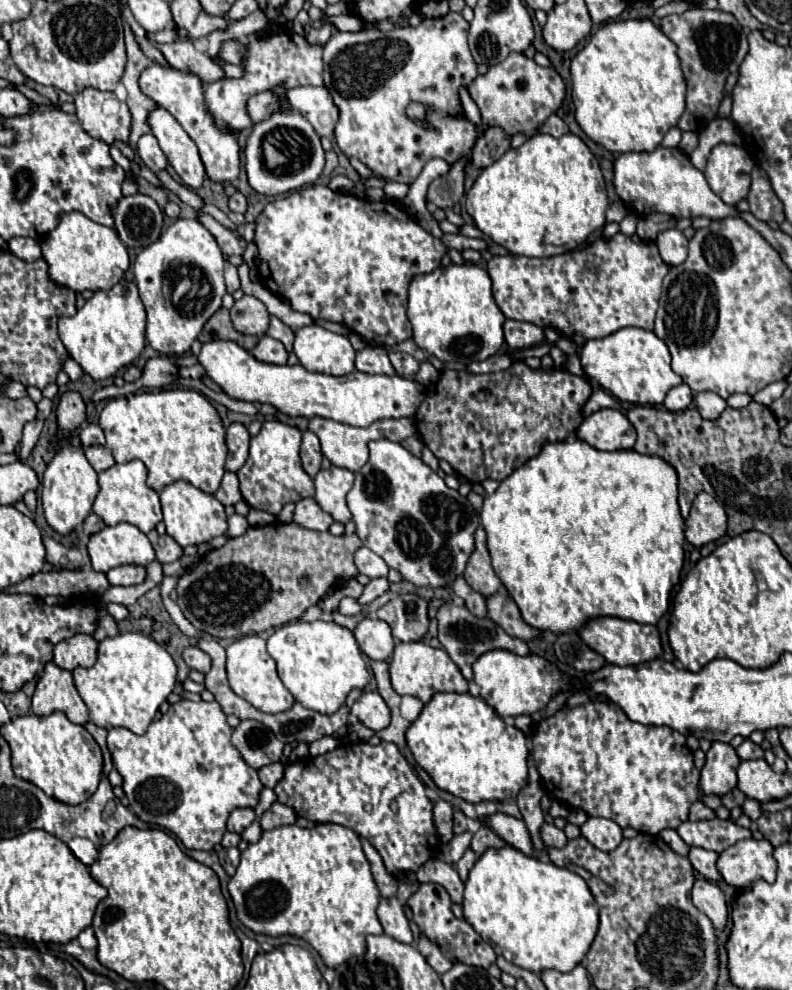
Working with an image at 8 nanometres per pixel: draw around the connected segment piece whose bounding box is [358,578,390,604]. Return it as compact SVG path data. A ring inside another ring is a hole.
M374 578L374 580L370 580L370 584L366 584L364 594L358 598L358 602L360 604L368 604L368 602L376 600L380 594L384 594L388 588L390 588L388 578Z

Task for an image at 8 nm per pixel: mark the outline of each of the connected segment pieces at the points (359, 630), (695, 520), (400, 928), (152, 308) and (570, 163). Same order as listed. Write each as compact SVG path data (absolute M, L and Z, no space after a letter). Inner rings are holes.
M376 616L362 618L354 630L354 638L360 650L372 660L388 660L392 656L394 636L390 632L390 624Z
M700 492L690 508L690 514L686 520L686 540L700 548L708 542L720 540L726 534L728 528L728 518L726 512L722 508L722 504L718 504L718 500L714 500L710 494Z
M402 882L394 898L384 898L378 904L378 920L384 928L384 934L404 944L412 944L414 938L412 938L412 930L408 926L402 906L416 892L416 888L418 888L418 882Z
M178 218L174 224L170 224L162 236L146 246L134 262L134 282L140 290L142 304L146 308L146 340L150 346L168 356L182 356L190 350L192 342L202 332L202 326L208 322L208 318L222 306L222 296L226 292L224 286L224 256L214 240L214 236L198 222L198 220L186 220Z
M570 132L560 138L536 134L520 148L510 148L500 160L480 172L474 186L466 194L466 210L474 218L478 230L492 242L504 246L508 252L546 258L574 250L594 230L602 228L606 222L608 196L598 160L578 136Z

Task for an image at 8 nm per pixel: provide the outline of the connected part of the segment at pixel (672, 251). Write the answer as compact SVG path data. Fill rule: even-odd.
M678 228L660 232L658 238L656 238L656 244L658 244L658 250L660 250L662 260L668 266L678 266L678 264L682 264L686 260L688 238Z

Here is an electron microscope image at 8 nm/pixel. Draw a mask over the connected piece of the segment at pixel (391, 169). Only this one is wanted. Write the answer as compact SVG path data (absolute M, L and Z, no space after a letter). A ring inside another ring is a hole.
M448 12L442 18L426 18L420 26L394 28L390 32L382 30L360 30L360 32L336 32L324 46L324 86L328 88L336 108L340 110L340 120L336 124L336 142L348 158L358 158L366 164L378 178L412 184L422 166L432 158L442 158L454 162L462 156L472 154L472 146L486 130L484 124L476 126L464 116L460 104L460 88L468 88L478 76L478 66L470 56L466 42L470 24L462 14ZM412 102L428 106L424 116L426 126L410 120L406 108Z

